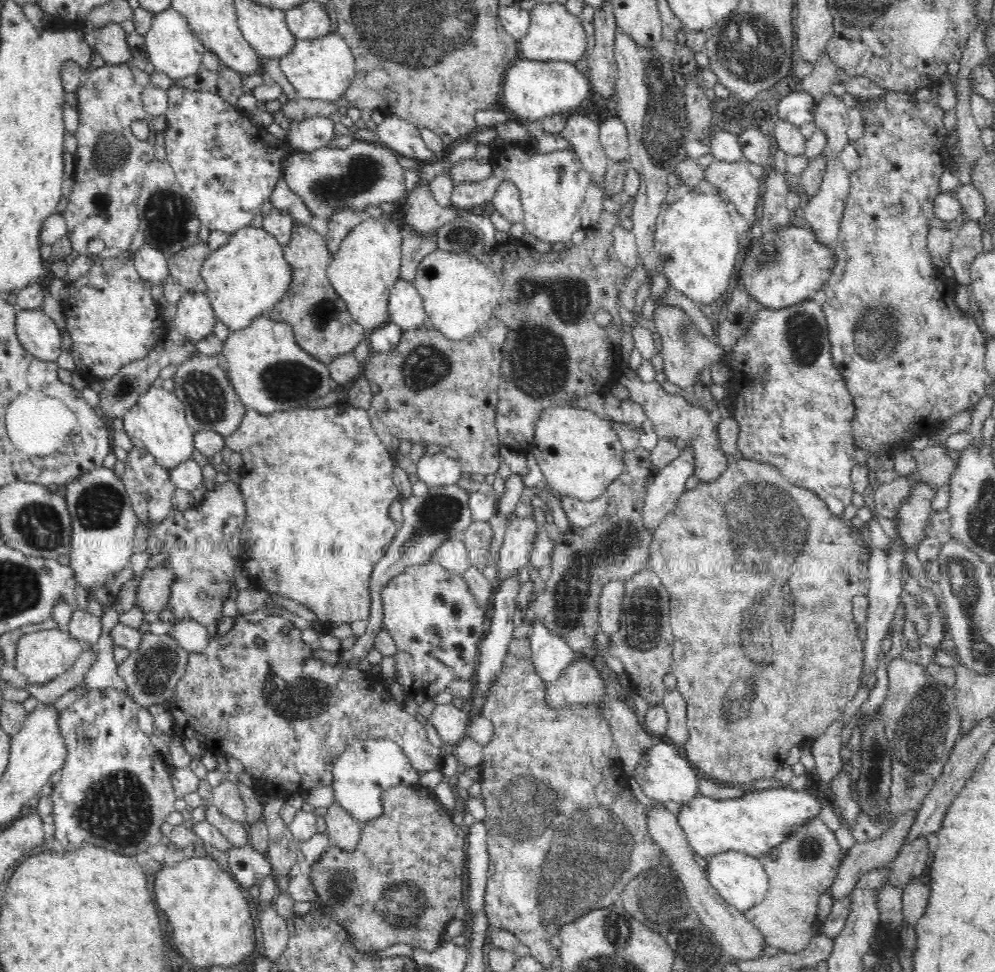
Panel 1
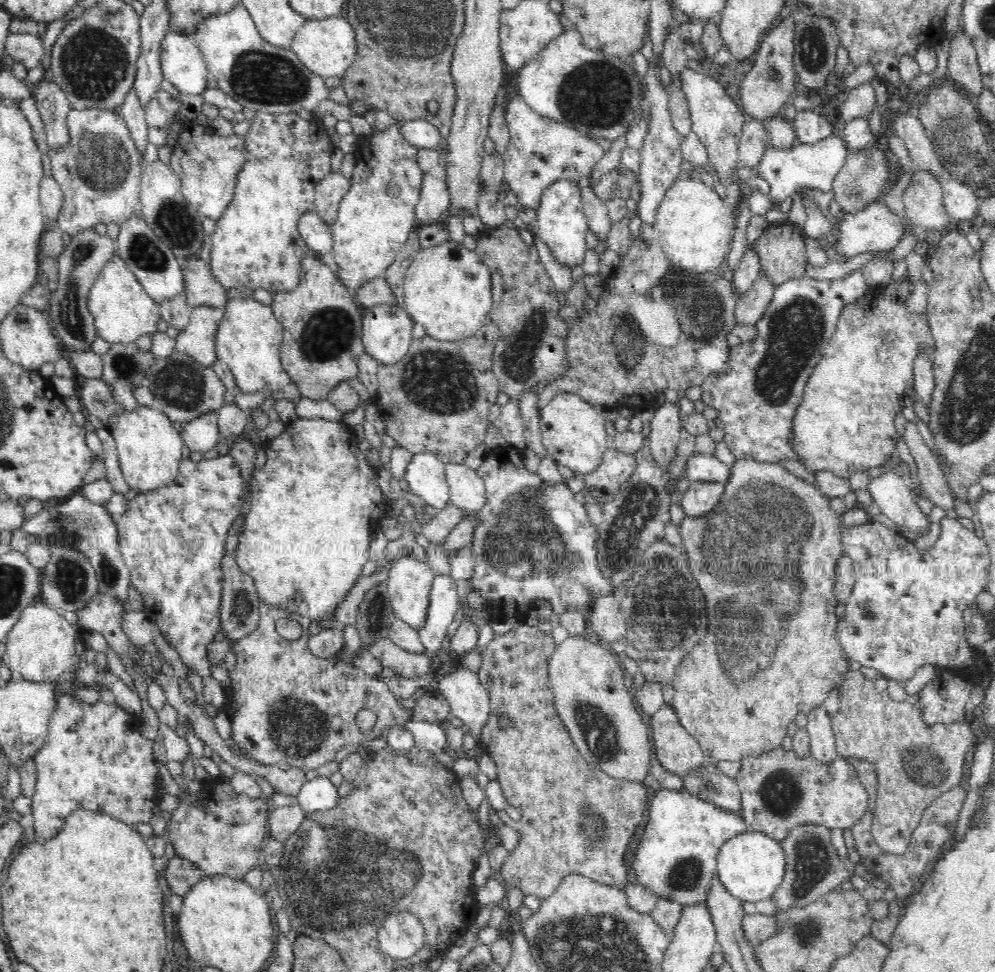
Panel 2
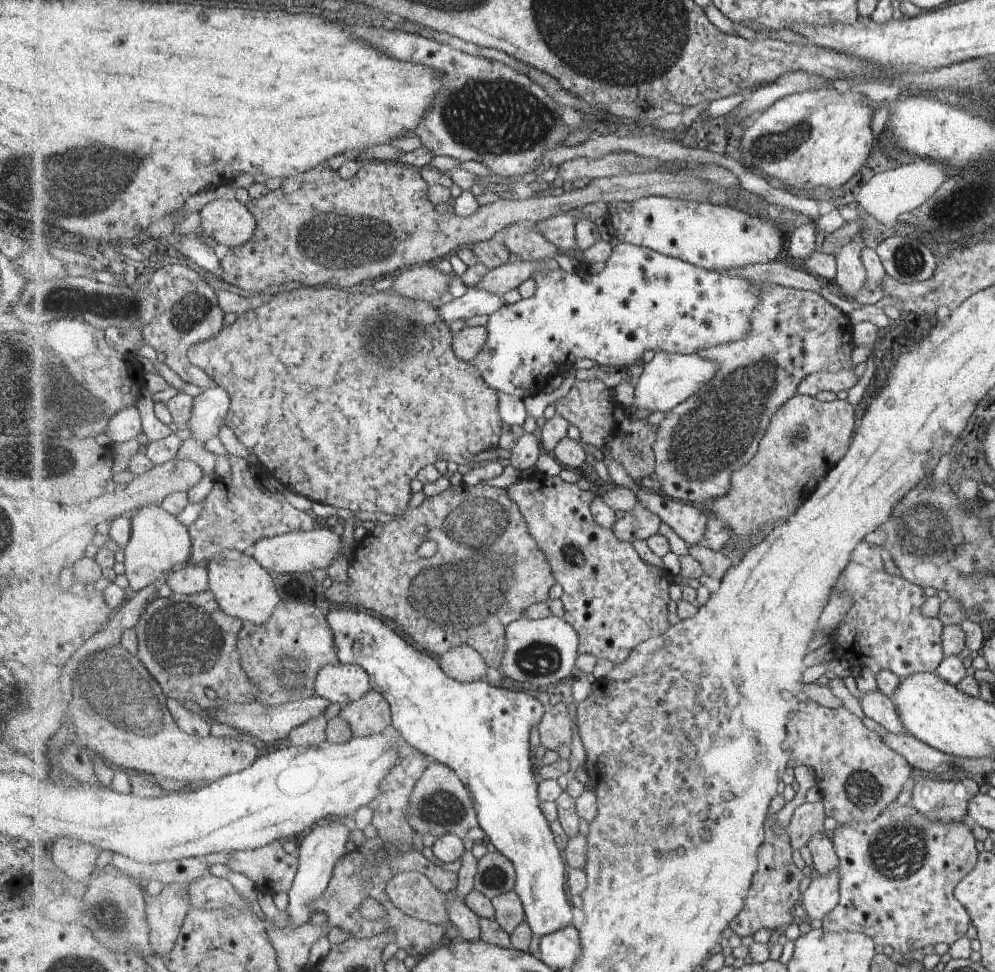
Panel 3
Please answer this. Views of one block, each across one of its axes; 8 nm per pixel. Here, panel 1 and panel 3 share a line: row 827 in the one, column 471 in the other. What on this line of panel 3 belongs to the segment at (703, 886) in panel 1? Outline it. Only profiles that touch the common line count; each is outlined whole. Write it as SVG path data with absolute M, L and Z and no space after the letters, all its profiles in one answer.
M467 644L456 645L439 657L438 662L445 674L463 683L481 681L489 667L484 656Z

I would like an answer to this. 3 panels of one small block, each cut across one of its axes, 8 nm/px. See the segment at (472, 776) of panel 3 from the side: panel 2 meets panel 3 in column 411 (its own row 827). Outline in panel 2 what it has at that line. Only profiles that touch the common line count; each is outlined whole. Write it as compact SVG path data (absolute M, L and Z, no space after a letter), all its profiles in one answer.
M685 788L681 791L668 789L655 791L648 803L646 810L648 822L640 834L640 840L636 846L637 853L632 862L632 870L637 874L635 882L644 885L659 897L679 902L681 905L686 902L698 902L699 899L706 901L710 880L717 869L717 854L720 847L726 840L744 833L749 827L736 813L728 813L712 806L709 802L702 802L702 799L694 798L694 795Z

